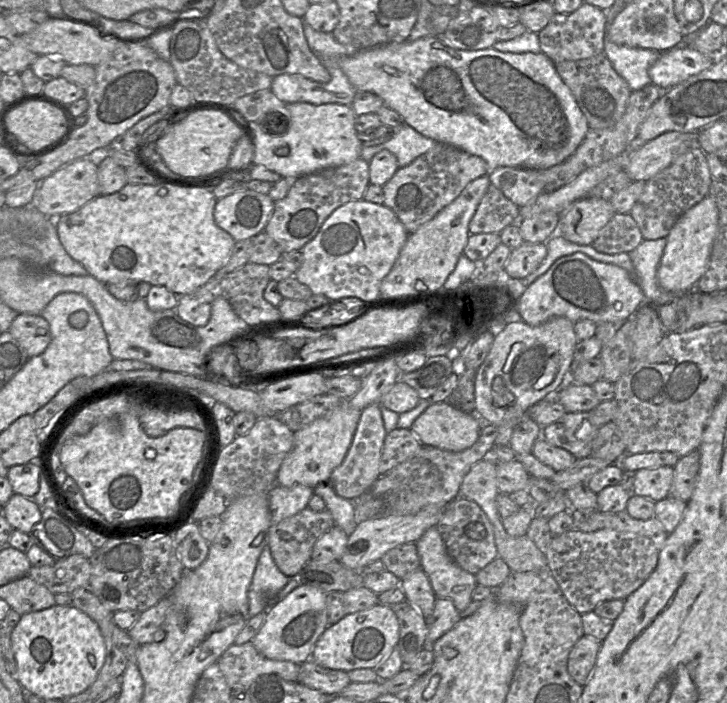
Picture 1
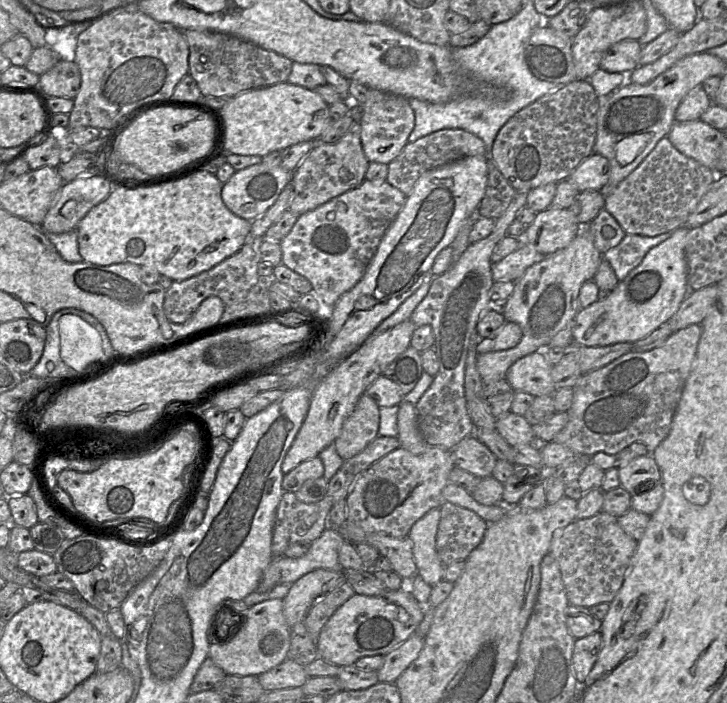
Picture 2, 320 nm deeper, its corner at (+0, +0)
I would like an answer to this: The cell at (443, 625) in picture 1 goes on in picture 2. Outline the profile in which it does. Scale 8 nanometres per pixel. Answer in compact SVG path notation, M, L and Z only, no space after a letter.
M414 633L409 639L384 656L383 666L377 670L379 682L395 683L398 677L418 657L424 638Z

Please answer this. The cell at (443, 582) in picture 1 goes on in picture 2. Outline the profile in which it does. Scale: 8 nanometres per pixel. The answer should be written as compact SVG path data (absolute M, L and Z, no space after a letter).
M440 508L433 509L413 525L408 535L413 542L417 574L431 587L444 579L447 567L440 561L436 549L440 520Z

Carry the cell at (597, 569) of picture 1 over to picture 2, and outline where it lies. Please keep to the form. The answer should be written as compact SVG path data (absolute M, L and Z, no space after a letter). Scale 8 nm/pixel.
M602 511L590 518L575 520L560 530L549 554L559 564L569 604L591 608L610 603L622 586L637 543L619 526L617 517Z

